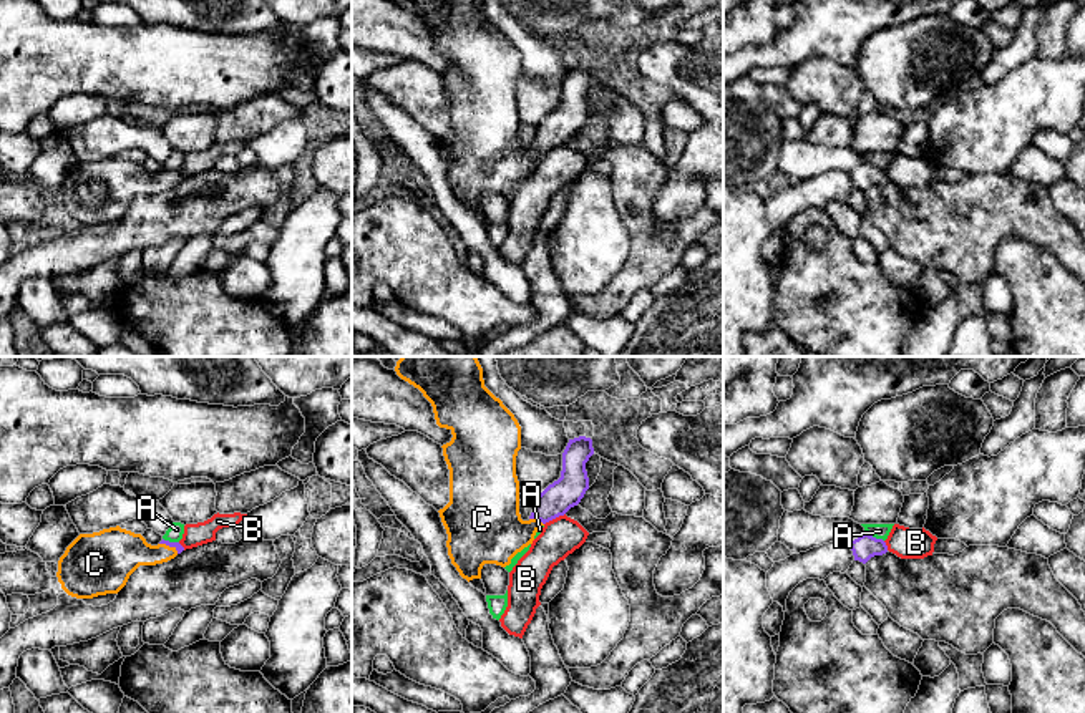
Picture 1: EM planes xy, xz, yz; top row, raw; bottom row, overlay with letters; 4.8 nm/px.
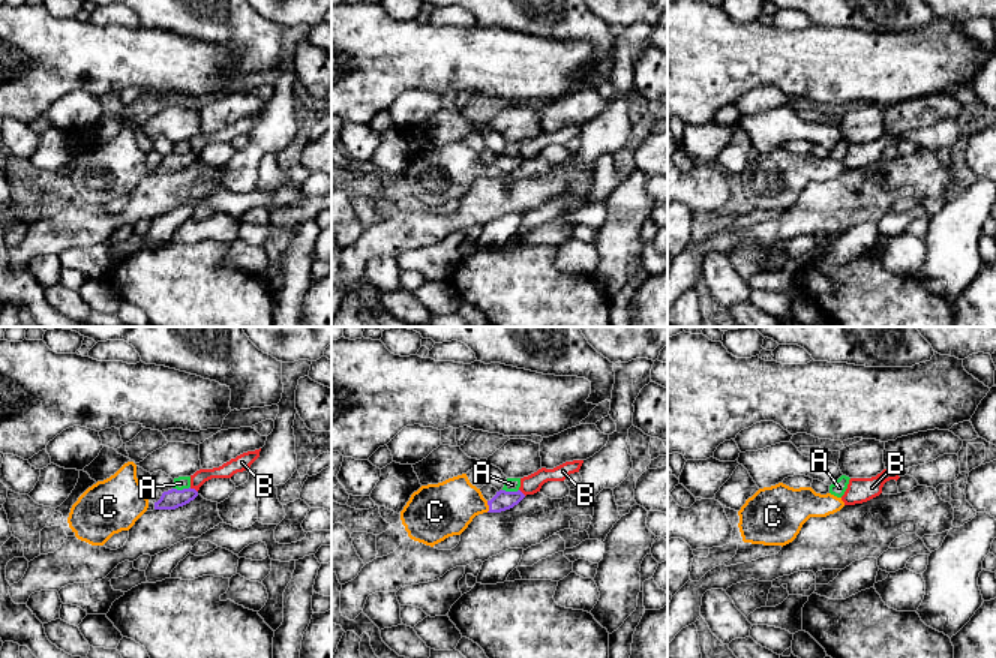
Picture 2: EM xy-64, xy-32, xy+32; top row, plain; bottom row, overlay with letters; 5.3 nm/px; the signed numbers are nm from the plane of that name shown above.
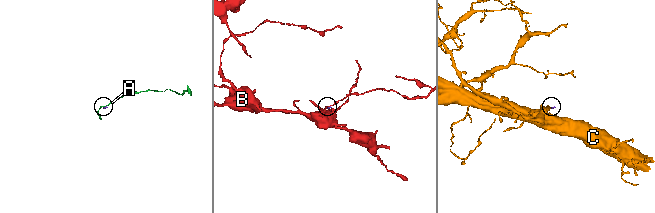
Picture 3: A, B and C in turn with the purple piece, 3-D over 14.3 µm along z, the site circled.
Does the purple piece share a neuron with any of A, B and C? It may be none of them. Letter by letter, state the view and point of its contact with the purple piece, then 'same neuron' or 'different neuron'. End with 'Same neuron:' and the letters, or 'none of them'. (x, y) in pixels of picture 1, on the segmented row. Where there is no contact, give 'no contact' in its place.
A: meets purple in yz at (875, 538); different neuron
B: meets purple in xz at (554, 518); different neuron
C: meets purple in xz at (536, 518); same neuron
Same neuron: C

